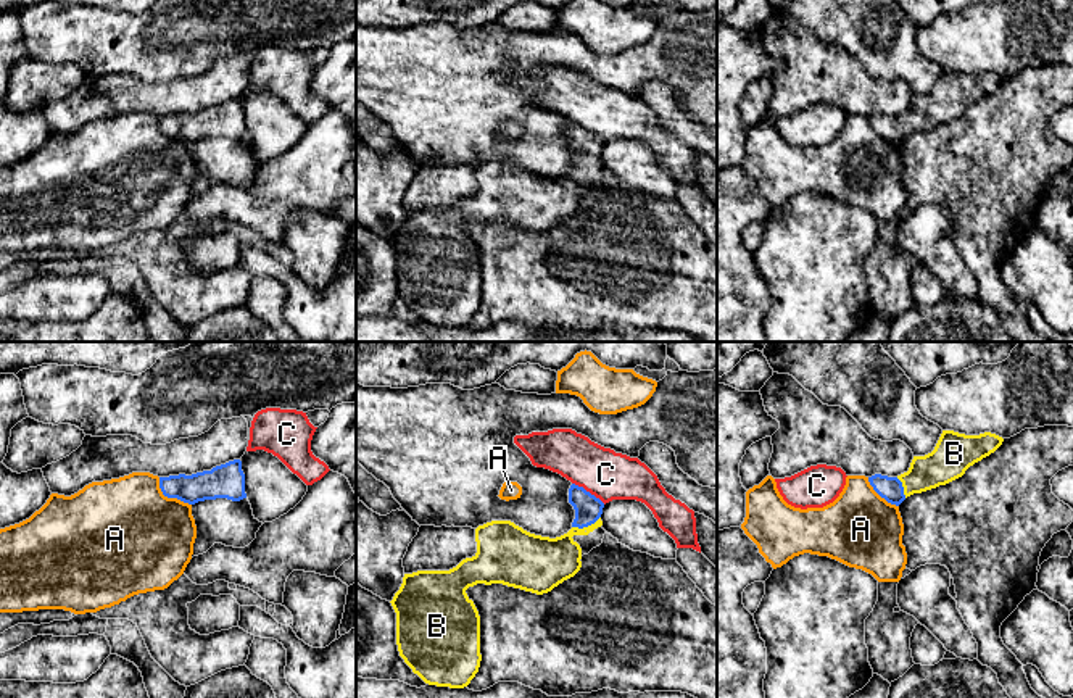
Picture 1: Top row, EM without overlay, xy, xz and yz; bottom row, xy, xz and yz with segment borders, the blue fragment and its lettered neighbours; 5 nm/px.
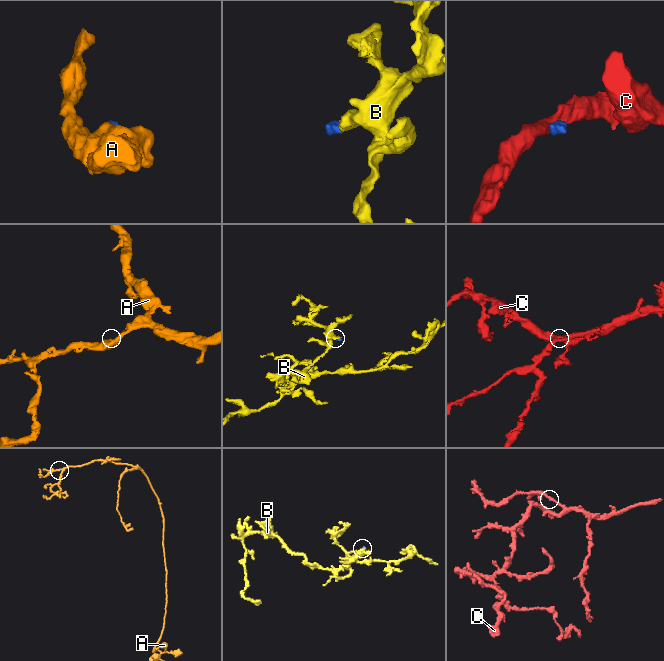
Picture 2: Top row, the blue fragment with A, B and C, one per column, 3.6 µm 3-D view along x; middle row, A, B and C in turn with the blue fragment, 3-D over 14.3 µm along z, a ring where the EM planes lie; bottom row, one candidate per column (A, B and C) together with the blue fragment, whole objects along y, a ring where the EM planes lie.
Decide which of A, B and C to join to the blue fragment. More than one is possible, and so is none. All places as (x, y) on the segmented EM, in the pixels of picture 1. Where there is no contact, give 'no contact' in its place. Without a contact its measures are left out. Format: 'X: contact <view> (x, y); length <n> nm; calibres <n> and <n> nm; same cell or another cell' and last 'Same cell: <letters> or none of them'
A: contact xy (169, 497); length 220 nm; calibres 150 and 480 nm; another cell
B: contact xz (585, 526); length 160 nm; calibres 140 and 240 nm; same cell
C: contact xz (588, 492); length 200 nm; calibres 140 and 240 nm; another cell
Same cell: B

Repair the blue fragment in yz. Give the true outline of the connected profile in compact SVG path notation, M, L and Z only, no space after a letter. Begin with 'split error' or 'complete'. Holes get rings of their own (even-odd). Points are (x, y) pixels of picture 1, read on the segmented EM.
split error; M942 430L934 450L925 456L914 456L907 472L897 477L875 474L868 482L881 498L899 506L914 493L962 477L970 466L994 453L1002 442L1002 437L991 432L965 435Z

